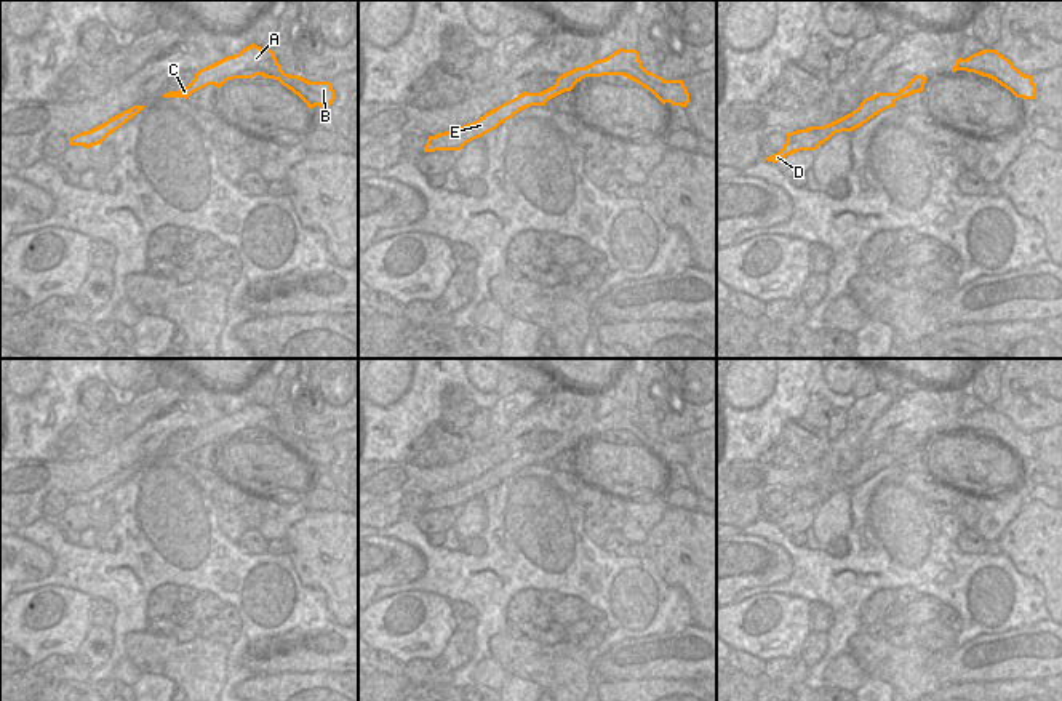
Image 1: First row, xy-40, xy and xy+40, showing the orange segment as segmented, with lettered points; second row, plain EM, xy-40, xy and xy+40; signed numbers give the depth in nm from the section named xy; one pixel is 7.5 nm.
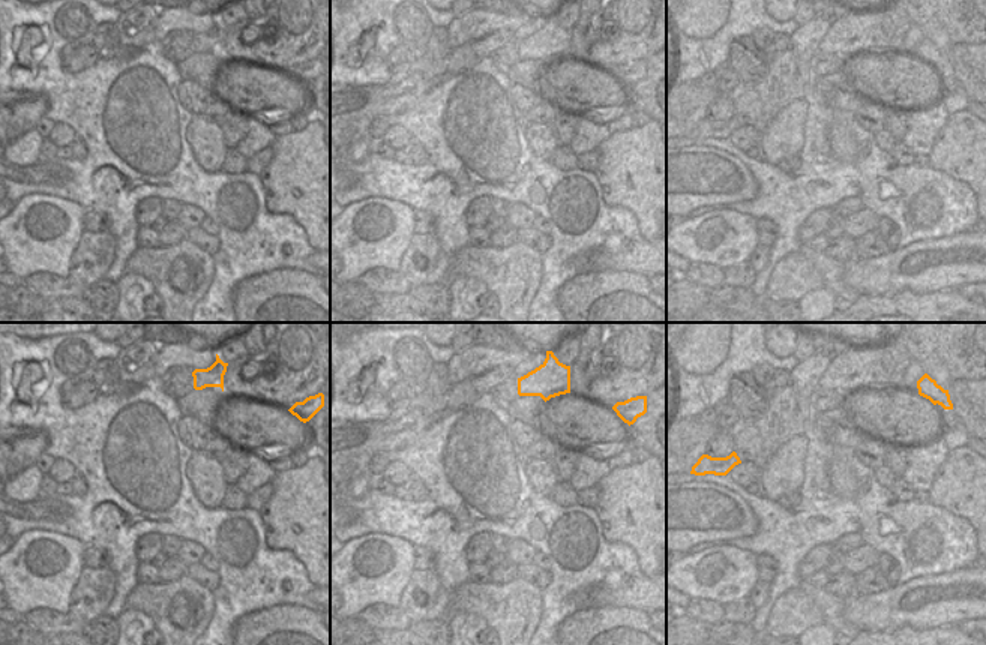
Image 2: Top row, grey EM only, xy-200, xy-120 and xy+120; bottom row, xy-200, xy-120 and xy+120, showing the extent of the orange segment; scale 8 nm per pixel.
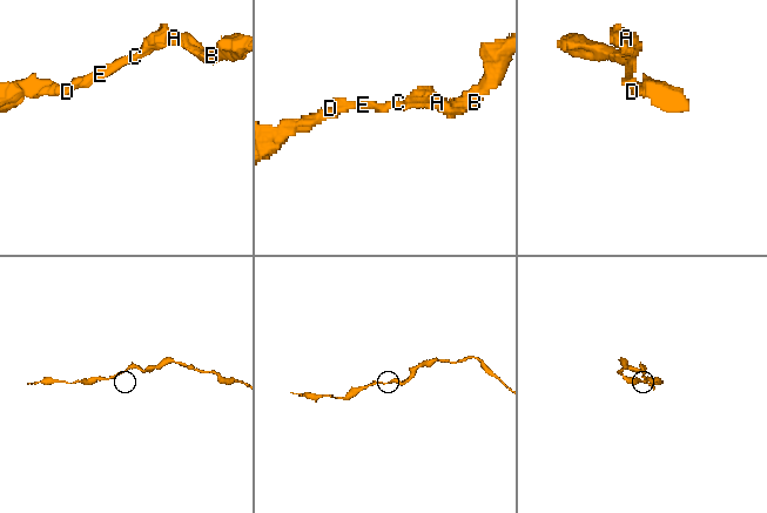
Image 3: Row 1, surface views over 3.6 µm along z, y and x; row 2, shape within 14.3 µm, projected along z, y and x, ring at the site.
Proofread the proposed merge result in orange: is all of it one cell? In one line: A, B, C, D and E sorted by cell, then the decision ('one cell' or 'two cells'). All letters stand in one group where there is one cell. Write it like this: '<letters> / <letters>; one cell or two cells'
A B C D E; one cell

